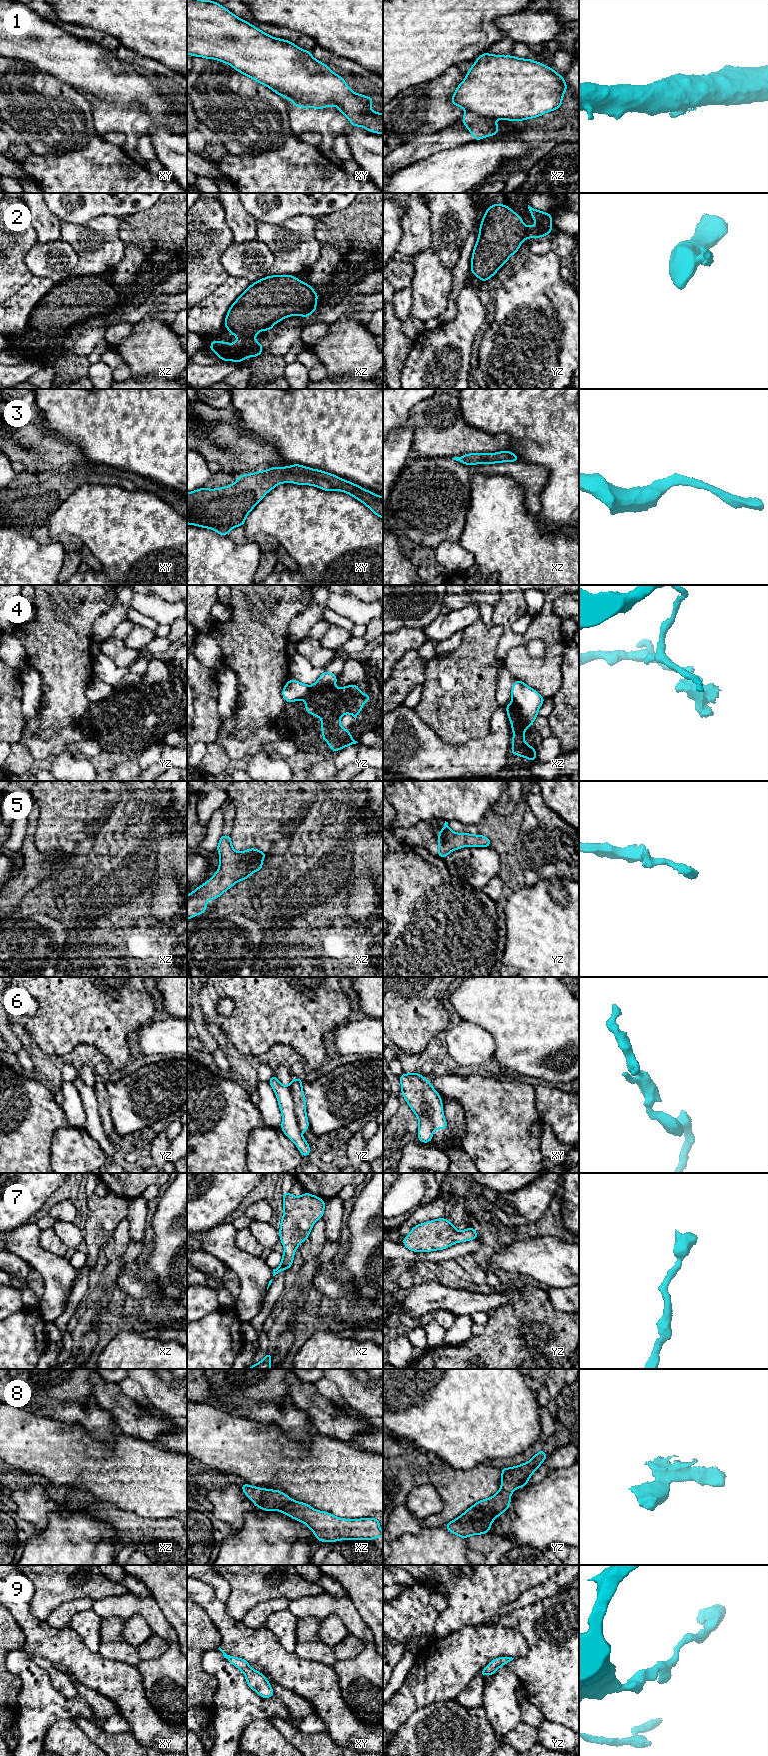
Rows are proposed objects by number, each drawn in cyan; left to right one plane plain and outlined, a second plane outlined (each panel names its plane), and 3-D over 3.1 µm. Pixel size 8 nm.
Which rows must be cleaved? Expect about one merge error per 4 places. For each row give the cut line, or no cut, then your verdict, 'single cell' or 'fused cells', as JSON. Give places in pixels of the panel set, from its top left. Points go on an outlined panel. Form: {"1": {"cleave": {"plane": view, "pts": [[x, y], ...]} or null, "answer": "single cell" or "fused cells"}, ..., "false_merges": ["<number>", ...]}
{"1": {"cleave": {"plane": "xy", "pts": [[293, 100], [322, 107]]}, "answer": "fused cells"}, "2": {"cleave": null, "answer": "single cell"}, "3": {"cleave": null, "answer": "single cell"}, "4": {"cleave": {"plane": "yz", "pts": [[332, 686], [326, 689], [316, 689], [305, 698]]}, "answer": "fused cells"}, "5": {"cleave": null, "answer": "single cell"}, "6": {"cleave": {"plane": "yz", "pts": [[288, 1086], [293, 1101], [293, 1112], [300, 1131]]}, "answer": "fused cells"}, "7": {"cleave": null, "answer": "single cell"}, "8": {"cleave": null, "answer": "single cell"}, "9": {"cleave": null, "answer": "single cell"}, "false_merges": ["1", "4", "6"]}

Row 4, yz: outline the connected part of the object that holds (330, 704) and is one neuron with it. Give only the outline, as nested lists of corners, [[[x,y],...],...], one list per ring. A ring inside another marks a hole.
[[[357,684],[342,688],[316,690],[305,698],[305,709],[310,715],[322,720],[322,738],[330,745],[333,753],[351,744],[358,743],[348,729],[340,726],[340,718],[350,713],[356,720],[370,694],[362,694]]]

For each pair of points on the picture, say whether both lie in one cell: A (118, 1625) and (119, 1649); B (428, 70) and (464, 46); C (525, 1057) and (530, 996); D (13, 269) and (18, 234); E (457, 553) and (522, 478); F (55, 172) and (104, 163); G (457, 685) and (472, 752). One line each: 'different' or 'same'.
A: same
B: same
C: same
D: same
E: different
F: same
G: different

